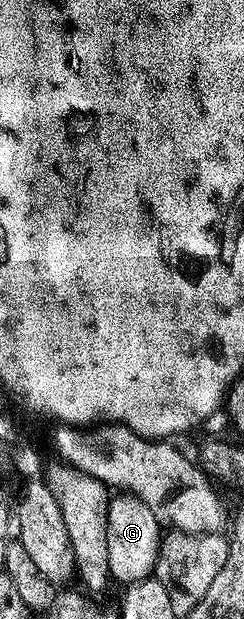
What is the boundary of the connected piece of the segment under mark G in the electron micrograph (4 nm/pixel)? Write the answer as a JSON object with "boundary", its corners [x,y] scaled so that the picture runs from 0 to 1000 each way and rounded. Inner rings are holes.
{"boundary":[[[467,801],[447,811],[422,859],[439,864],[439,916],[467,940],[480,937],[496,948],[525,948],[631,931],[668,850],[635,838],[635,832],[619,832],[619,822],[594,813],[566,803]]]}

